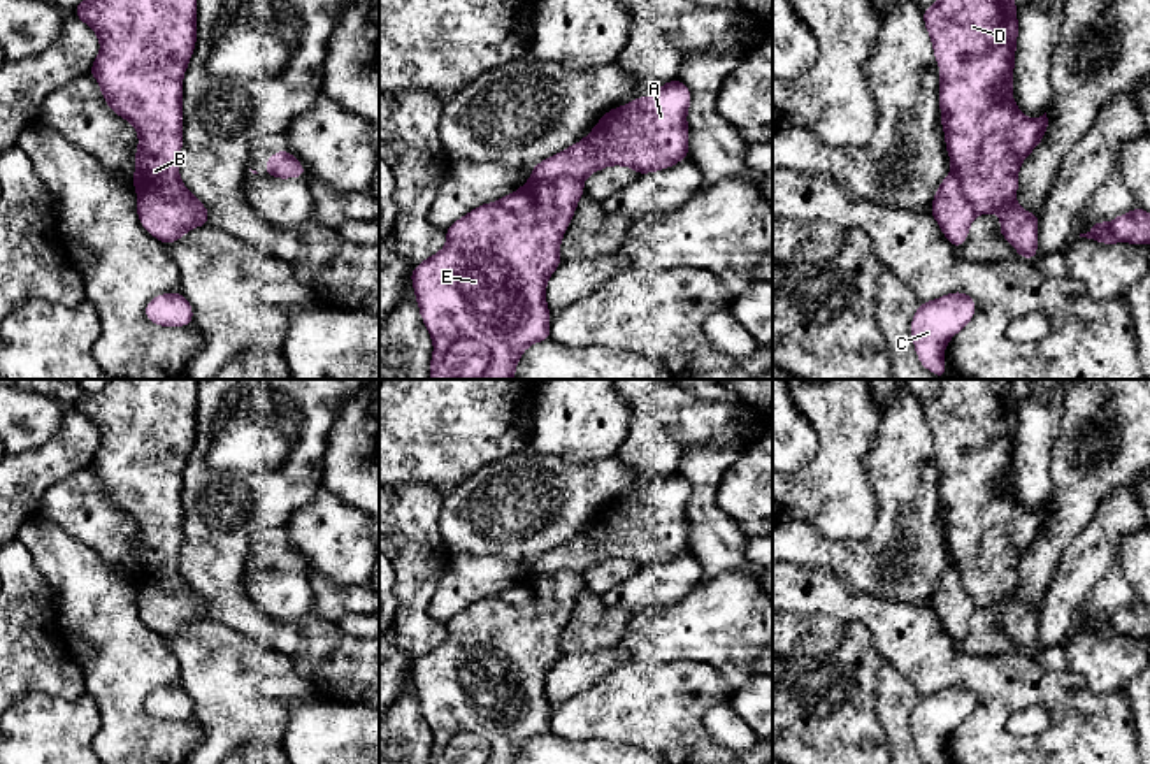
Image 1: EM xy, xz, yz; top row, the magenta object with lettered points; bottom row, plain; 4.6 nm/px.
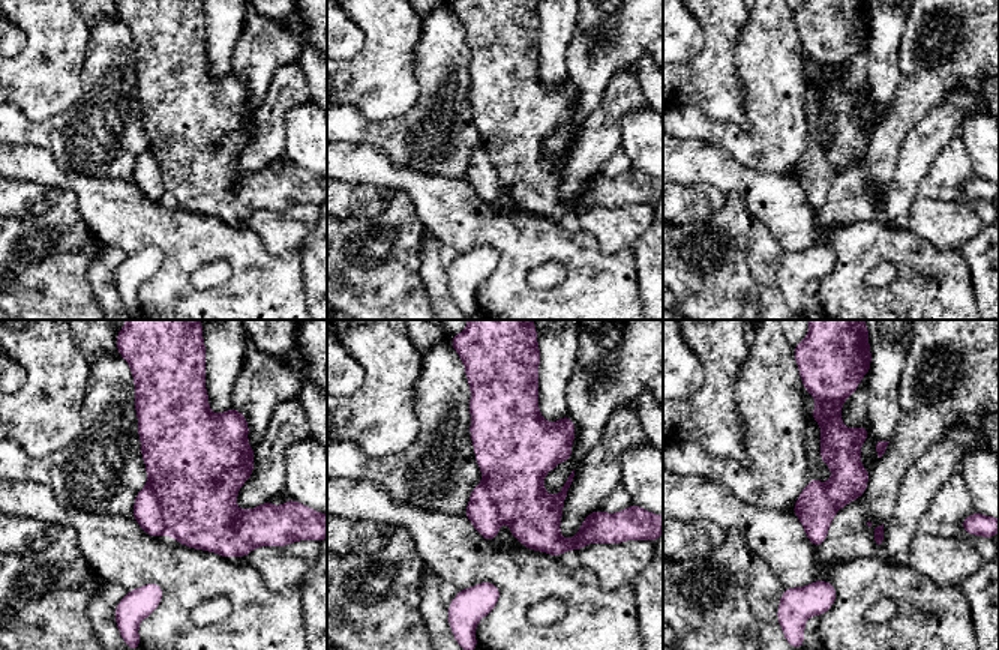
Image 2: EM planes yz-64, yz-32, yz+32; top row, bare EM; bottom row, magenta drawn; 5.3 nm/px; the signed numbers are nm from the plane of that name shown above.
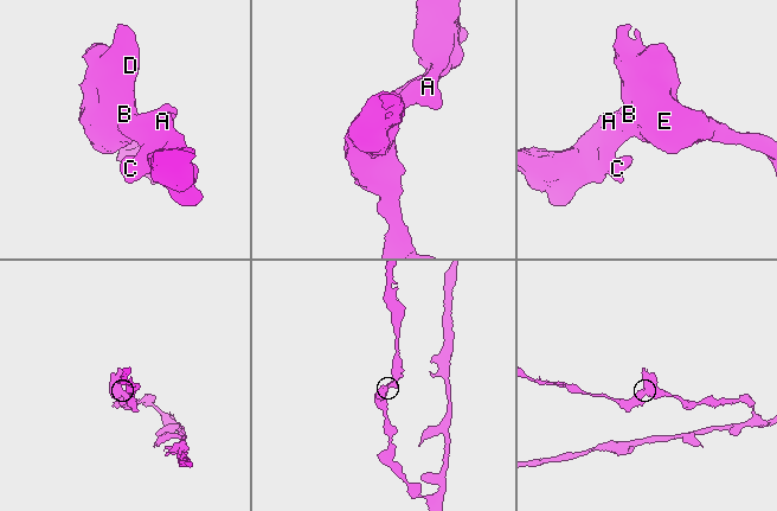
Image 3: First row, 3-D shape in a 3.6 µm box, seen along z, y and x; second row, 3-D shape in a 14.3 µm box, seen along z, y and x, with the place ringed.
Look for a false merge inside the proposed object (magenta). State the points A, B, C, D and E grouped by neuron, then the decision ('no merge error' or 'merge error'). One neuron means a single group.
A C / B D E; merge error

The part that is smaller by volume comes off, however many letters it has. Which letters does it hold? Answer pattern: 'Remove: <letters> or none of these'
Remove: A, C

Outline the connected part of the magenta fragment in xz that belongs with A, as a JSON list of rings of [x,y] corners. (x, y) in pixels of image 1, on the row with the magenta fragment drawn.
[[[683,81],[664,83],[651,97],[607,111],[585,139],[539,162],[530,181],[571,177],[583,183],[611,165],[630,167],[637,176],[674,167],[688,158],[690,102]]]

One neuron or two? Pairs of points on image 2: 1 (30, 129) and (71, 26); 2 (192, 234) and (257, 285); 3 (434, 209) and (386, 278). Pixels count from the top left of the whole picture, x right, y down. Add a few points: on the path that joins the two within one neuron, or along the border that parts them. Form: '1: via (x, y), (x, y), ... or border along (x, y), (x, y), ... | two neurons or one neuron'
1: border along (15, 104), (33, 120), (45, 120), (68, 111) | two neurons
2: via (210, 239), (216, 239), (243, 267) | one neuron
3: border along (405, 192), (411, 200), (416, 215), (428, 225) | two neurons

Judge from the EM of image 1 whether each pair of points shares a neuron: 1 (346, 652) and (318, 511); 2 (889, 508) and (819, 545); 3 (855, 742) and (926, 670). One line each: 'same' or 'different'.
1: different
2: same
3: different

